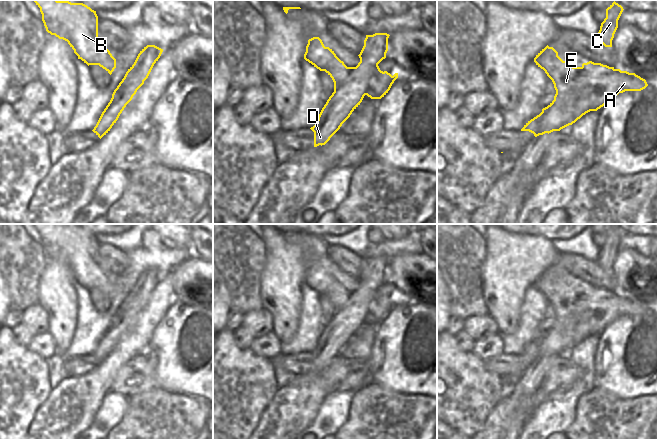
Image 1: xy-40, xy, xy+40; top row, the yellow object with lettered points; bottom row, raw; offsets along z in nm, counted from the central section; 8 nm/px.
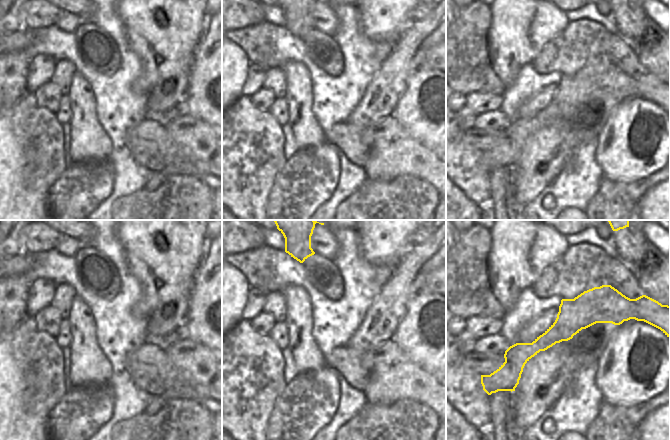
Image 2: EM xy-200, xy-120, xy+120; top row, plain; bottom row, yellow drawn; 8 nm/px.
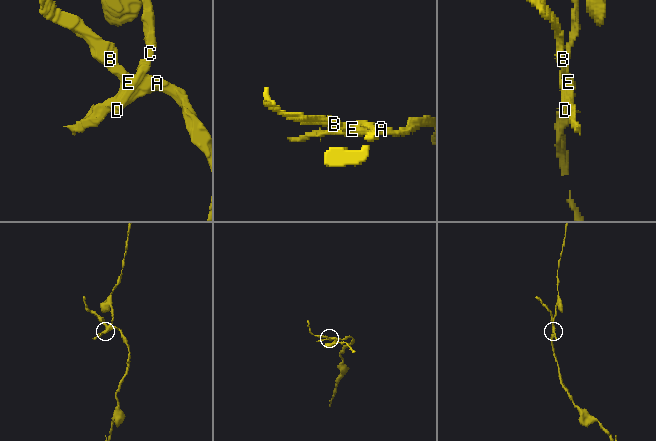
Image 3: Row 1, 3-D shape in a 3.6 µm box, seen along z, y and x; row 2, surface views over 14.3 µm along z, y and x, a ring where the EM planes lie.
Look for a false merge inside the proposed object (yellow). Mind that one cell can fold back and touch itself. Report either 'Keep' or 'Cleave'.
Cleave.

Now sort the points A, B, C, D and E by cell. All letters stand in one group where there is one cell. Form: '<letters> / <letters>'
A B D E / C

